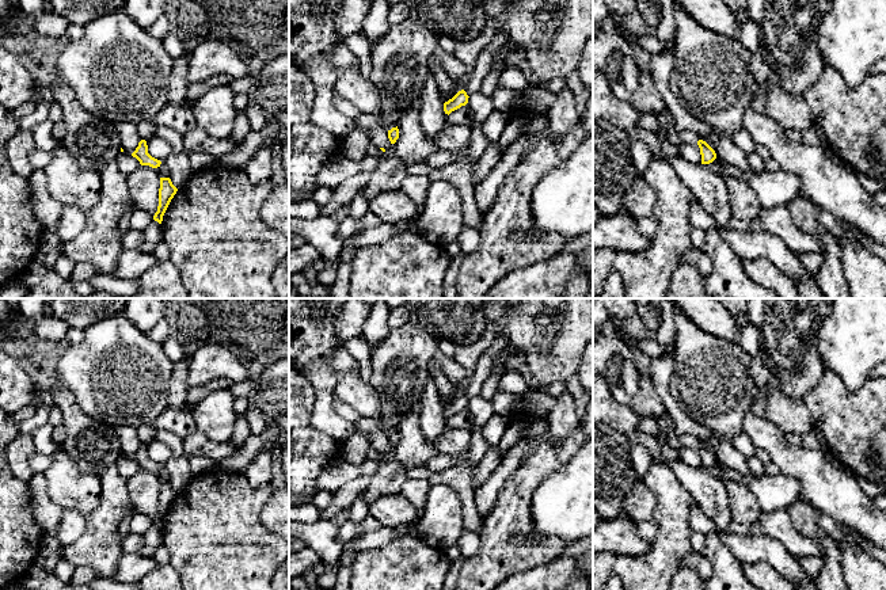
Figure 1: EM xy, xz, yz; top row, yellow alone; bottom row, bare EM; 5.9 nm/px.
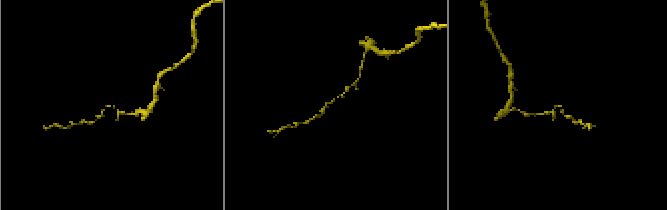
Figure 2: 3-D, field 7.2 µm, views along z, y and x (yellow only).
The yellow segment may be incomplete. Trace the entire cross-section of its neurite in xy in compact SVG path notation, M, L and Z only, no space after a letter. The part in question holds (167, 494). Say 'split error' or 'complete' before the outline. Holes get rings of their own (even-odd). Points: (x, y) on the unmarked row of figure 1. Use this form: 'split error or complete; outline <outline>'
complete; outline M160 481L160 492L159 492L159 510L157 515L153 519L153 524L161 528L163 519L176 498L178 492L172 488L170 481Z

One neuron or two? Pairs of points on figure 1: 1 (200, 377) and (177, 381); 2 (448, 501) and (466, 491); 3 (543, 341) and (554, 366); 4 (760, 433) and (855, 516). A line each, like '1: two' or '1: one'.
1: two
2: two
3: two
4: one

